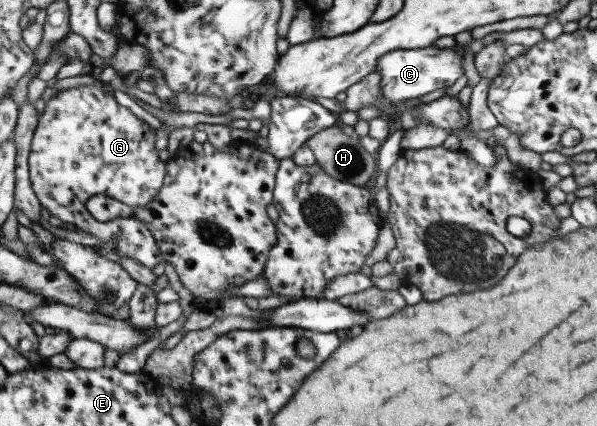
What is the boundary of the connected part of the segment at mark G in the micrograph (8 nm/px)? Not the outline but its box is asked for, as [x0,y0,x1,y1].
[29,79,166,269]

